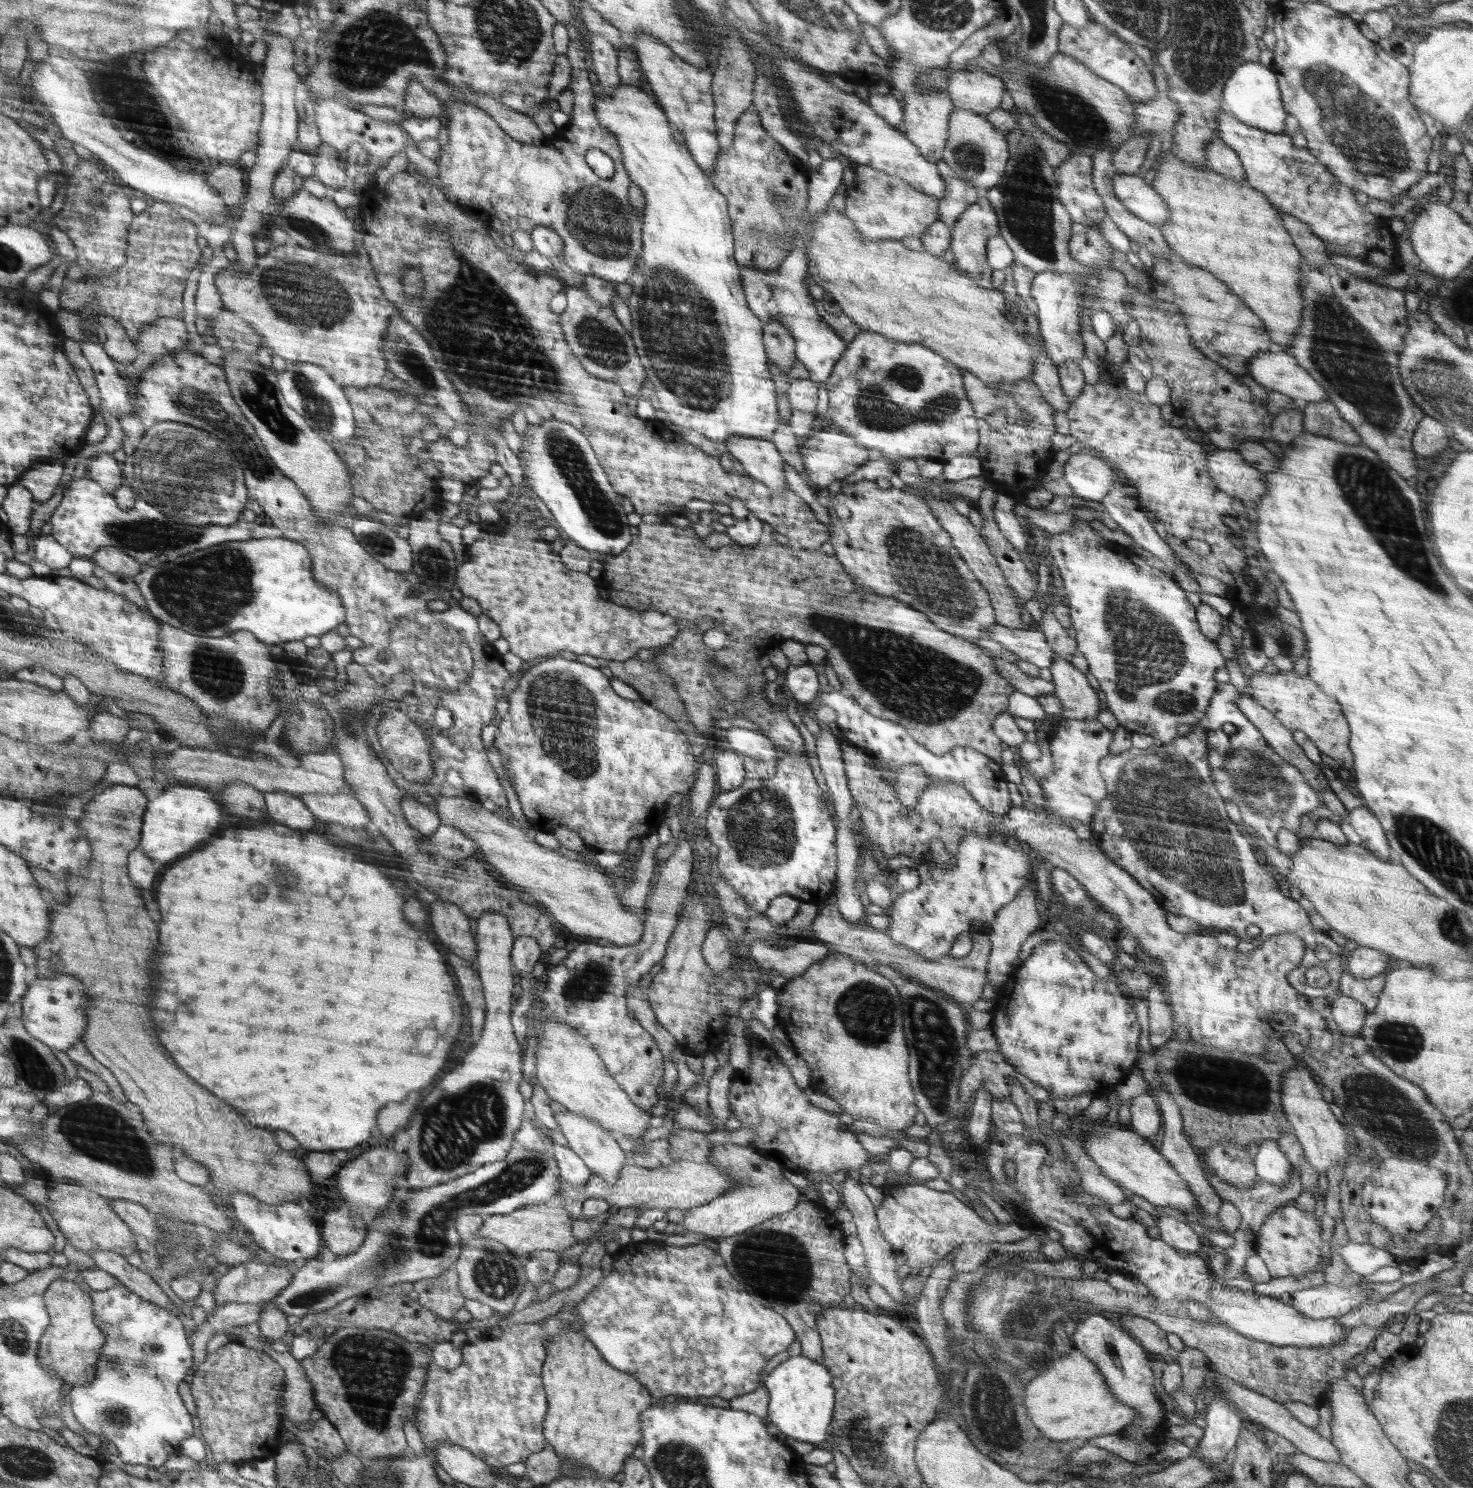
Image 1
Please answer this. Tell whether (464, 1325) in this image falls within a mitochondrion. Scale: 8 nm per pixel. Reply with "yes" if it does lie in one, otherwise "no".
no

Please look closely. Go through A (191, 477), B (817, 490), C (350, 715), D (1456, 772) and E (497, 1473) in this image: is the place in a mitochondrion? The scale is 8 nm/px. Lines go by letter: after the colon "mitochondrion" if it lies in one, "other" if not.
A: mitochondrion
B: other
C: mitochondrion
D: other
E: other

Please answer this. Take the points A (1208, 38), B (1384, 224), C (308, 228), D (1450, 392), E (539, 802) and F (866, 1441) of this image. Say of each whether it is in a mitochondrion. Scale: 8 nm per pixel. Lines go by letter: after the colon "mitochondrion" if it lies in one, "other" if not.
A: mitochondrion
B: other
C: mitochondrion
D: mitochondrion
E: other
F: mitochondrion

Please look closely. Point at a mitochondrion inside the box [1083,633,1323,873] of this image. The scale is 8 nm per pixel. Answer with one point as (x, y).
(1266, 787)

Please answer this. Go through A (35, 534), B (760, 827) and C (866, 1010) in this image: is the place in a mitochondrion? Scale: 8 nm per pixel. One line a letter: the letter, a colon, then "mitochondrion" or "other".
A: other
B: mitochondrion
C: mitochondrion

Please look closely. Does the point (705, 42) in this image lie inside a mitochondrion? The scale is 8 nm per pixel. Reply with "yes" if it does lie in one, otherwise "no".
no

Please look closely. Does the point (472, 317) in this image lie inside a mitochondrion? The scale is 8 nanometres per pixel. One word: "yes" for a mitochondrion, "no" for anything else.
yes

